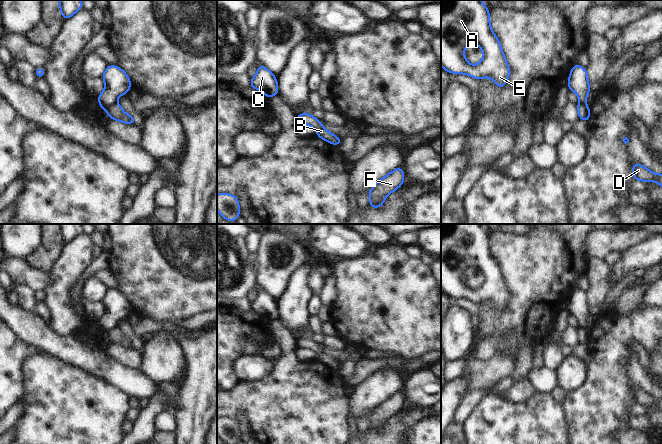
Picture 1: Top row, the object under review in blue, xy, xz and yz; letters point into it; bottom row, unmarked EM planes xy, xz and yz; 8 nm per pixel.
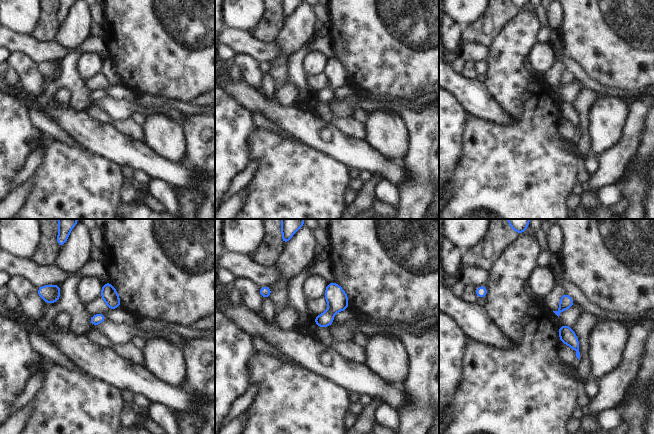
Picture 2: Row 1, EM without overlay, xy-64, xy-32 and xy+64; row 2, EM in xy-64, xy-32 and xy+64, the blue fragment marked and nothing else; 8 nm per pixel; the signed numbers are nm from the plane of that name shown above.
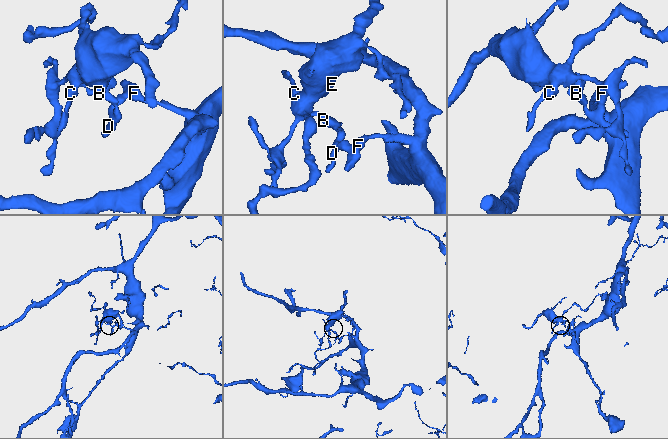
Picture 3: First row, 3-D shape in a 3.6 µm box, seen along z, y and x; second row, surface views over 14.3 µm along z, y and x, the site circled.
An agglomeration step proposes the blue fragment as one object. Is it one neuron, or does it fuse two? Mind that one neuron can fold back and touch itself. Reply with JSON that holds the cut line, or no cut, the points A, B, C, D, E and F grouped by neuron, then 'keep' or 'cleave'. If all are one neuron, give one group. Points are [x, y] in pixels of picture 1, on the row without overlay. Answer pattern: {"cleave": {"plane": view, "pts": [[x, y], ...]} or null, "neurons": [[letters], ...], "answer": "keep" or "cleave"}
{"cleave": {"plane": "xy", "pts": [[115, 325], [105, 333]]}, "neurons": [["A", "B", "C", "E"], ["D", "F"]], "answer": "cleave"}

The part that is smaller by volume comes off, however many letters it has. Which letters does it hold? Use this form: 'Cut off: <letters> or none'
Cut off: A, B, C, E

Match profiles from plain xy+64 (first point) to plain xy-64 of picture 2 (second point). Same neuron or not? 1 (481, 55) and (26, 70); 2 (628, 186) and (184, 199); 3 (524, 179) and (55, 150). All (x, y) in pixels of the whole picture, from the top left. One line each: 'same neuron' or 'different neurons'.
1: different neurons
2: same neuron
3: same neuron

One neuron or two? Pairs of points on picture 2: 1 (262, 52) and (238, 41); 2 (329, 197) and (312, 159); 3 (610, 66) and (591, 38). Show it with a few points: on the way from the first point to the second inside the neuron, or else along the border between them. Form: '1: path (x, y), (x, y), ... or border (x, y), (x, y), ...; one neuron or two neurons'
1: path (256, 49), (244, 43); one neuron
2: path (320, 188), (312, 180), (312, 168); one neuron
3: path (610, 59), (598, 45); one neuron

